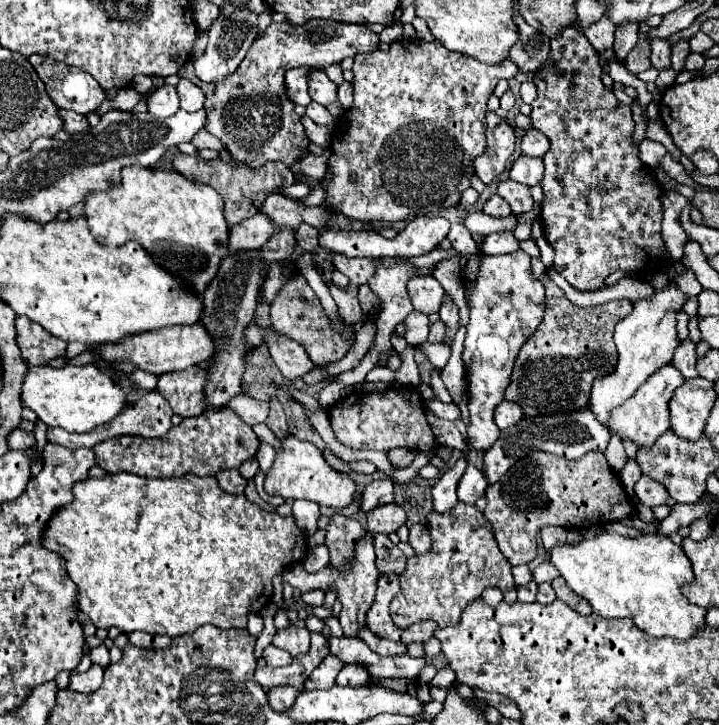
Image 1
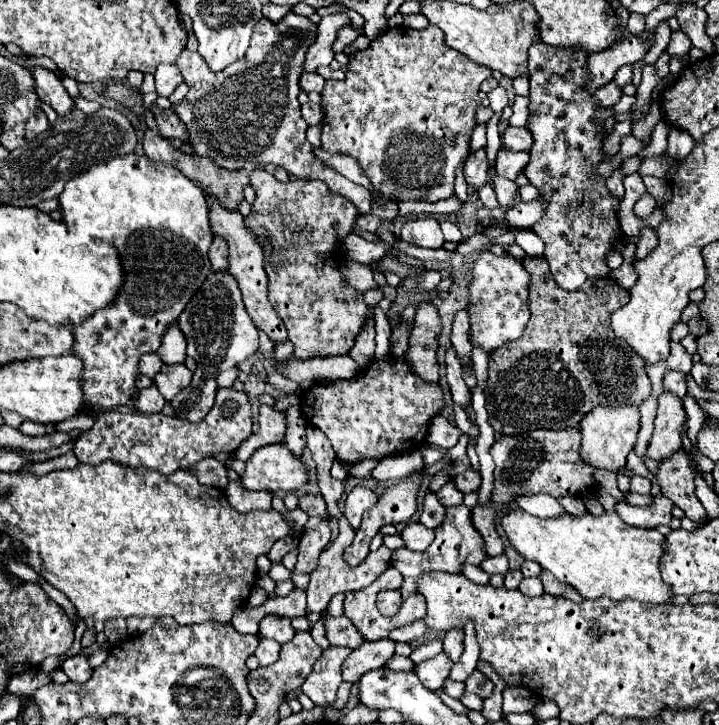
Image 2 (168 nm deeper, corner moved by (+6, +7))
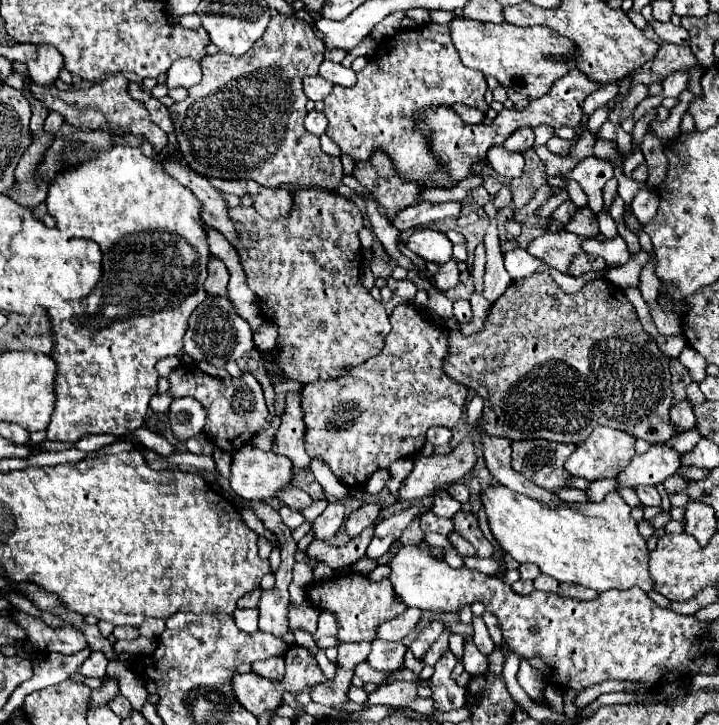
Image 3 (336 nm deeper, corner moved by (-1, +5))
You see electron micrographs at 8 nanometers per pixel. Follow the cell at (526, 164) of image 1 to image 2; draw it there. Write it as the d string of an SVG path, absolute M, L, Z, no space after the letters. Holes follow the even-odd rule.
M502 148L496 158L496 174L508 180L516 180L516 176L526 168L528 152L512 152Z

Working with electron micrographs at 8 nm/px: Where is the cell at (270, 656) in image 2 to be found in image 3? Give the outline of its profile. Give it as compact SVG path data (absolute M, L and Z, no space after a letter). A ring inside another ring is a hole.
M267 658L267 660L259 660L259 662L253 662L253 672L267 678L267 680L273 680L273 682L281 682L283 680L283 674L285 674L285 666L283 666L283 658Z

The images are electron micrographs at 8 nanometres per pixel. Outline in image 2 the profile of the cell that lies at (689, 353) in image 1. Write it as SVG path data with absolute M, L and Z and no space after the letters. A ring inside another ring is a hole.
M668 370L664 376L664 388L670 392L676 392L676 396L684 398L688 386L686 386L686 374L678 370Z

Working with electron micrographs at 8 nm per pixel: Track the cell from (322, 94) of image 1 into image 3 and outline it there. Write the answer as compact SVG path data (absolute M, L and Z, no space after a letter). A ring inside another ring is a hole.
M307 76L307 78L303 78L303 90L305 90L307 98L313 100L313 102L325 100L329 96L331 88L333 88L333 84L327 82L321 76Z

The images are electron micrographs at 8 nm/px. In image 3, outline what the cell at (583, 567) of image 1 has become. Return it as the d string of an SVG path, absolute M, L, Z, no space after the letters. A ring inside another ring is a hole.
M489 486L479 498L495 540L519 564L537 564L541 574L559 582L581 584L595 592L607 592L611 588L629 590L633 586L639 586L643 592L651 590L647 544L637 532L631 508L619 494L607 494L599 504L545 504L505 486Z

